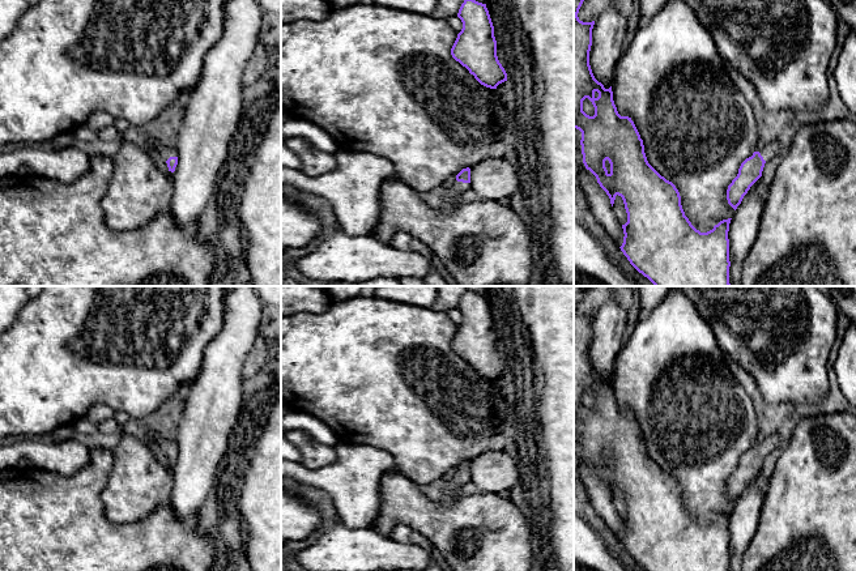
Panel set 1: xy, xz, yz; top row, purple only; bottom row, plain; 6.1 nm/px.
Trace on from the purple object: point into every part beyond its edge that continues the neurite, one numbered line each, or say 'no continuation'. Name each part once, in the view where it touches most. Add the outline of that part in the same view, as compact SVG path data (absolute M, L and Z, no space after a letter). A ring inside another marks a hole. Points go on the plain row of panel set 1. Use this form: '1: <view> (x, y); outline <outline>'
1: xz (458, 480); outline M455 473L455 476L451 478L447 486L447 490L451 498L459 495L459 489L468 481L470 481L470 476L463 476L463 474Z

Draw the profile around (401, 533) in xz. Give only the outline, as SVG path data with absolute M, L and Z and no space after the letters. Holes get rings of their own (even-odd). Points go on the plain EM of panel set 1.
M399 524L393 528L391 538L399 542L412 544L414 529L404 524Z

